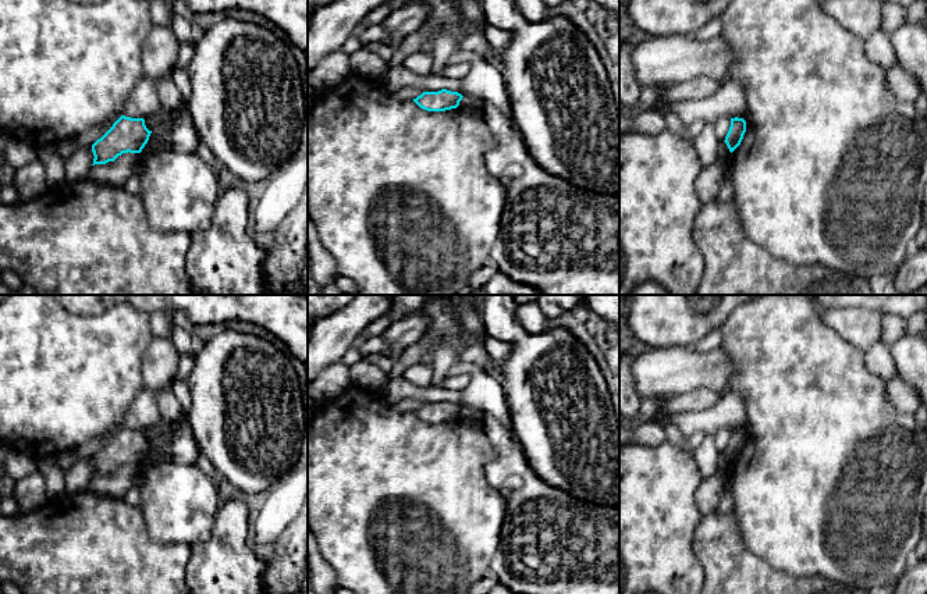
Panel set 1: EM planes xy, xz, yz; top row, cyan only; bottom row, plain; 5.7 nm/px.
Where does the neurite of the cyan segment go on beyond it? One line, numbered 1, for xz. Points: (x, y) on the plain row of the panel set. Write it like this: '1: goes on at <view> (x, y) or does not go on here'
1: does not go on here

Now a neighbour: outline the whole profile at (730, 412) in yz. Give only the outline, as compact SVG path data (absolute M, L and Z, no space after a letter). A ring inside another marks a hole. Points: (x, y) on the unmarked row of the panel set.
M727 390L715 405L704 410L671 412L664 420L675 424L689 438L697 431L715 434L724 427L742 430L746 424L746 406L740 396Z

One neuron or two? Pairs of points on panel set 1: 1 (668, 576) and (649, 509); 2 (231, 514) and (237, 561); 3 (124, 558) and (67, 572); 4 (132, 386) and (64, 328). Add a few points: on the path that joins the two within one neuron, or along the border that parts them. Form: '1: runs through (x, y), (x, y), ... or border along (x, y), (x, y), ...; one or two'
1: runs through (660, 559), (649, 548), (649, 526); one
2: runs through (231, 525), (234, 550); one
3: runs through (110, 572), (81, 572); one
4: runs through (116, 380), (81, 345); one

